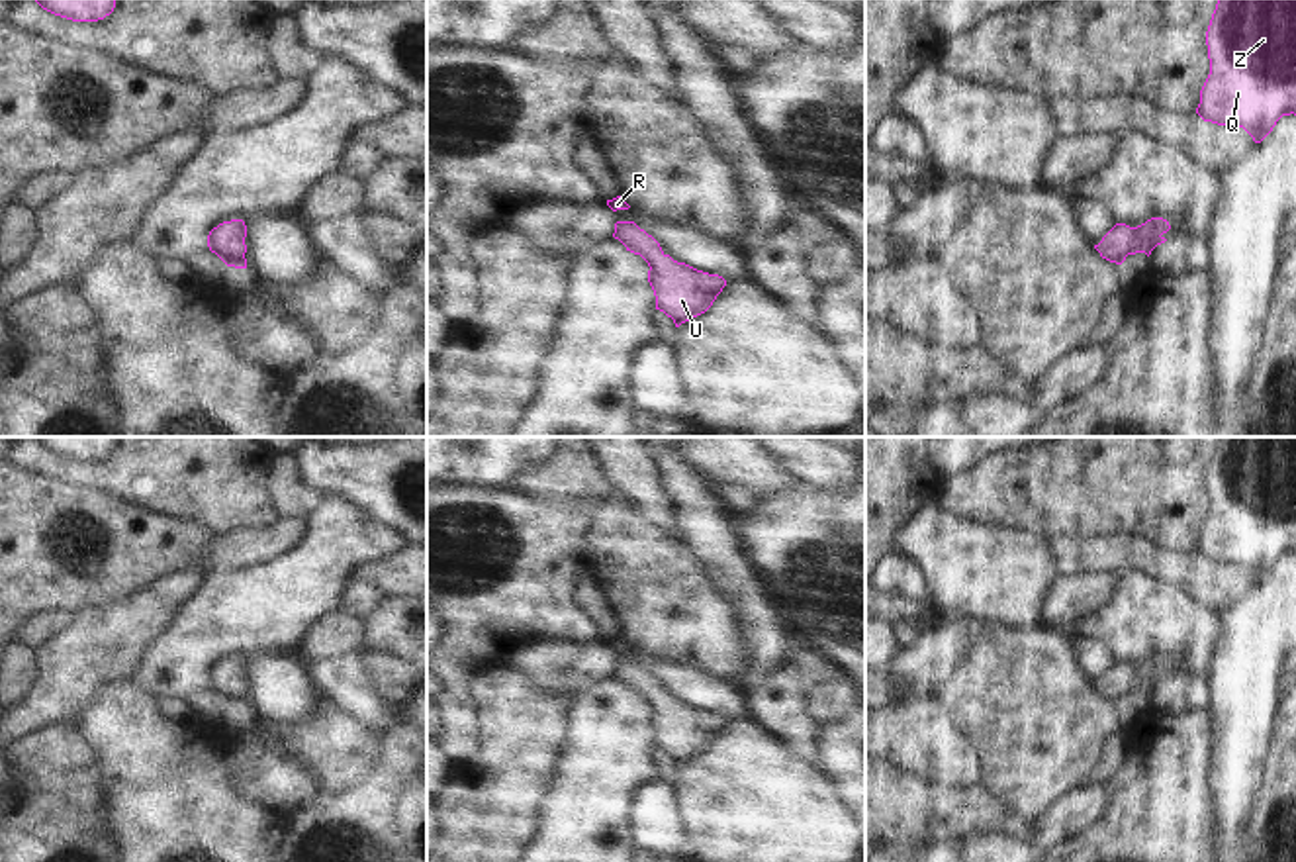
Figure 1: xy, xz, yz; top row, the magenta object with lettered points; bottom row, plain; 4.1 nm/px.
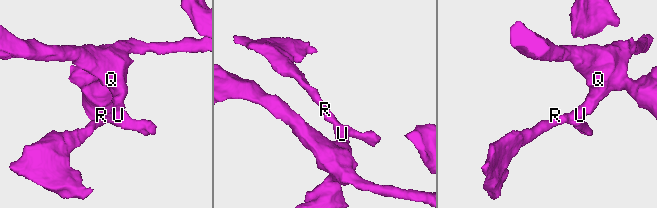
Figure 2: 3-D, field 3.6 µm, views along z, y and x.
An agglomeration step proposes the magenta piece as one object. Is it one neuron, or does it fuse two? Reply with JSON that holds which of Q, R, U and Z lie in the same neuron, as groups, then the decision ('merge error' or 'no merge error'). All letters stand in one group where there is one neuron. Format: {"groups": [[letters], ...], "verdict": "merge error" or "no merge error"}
{"groups": [["Q", "R", "U", "Z"]], "verdict": "no merge error"}

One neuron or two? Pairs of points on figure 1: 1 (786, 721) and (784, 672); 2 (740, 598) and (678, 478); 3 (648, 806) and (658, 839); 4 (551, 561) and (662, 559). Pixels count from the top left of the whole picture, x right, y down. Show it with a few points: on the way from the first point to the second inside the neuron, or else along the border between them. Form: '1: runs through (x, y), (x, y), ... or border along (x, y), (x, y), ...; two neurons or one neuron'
1: runs through (784, 710), (784, 684); one neuron
2: runs through (727, 569), (709, 537), (699, 508); one neuron
3: runs through (654, 814), (658, 831); one neuron
4: border along (590, 516), (582, 569); two neurons

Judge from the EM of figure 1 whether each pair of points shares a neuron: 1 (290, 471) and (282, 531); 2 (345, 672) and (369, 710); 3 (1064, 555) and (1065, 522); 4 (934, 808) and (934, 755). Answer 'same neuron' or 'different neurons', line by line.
1: different neurons
2: same neuron
3: different neurons
4: different neurons

